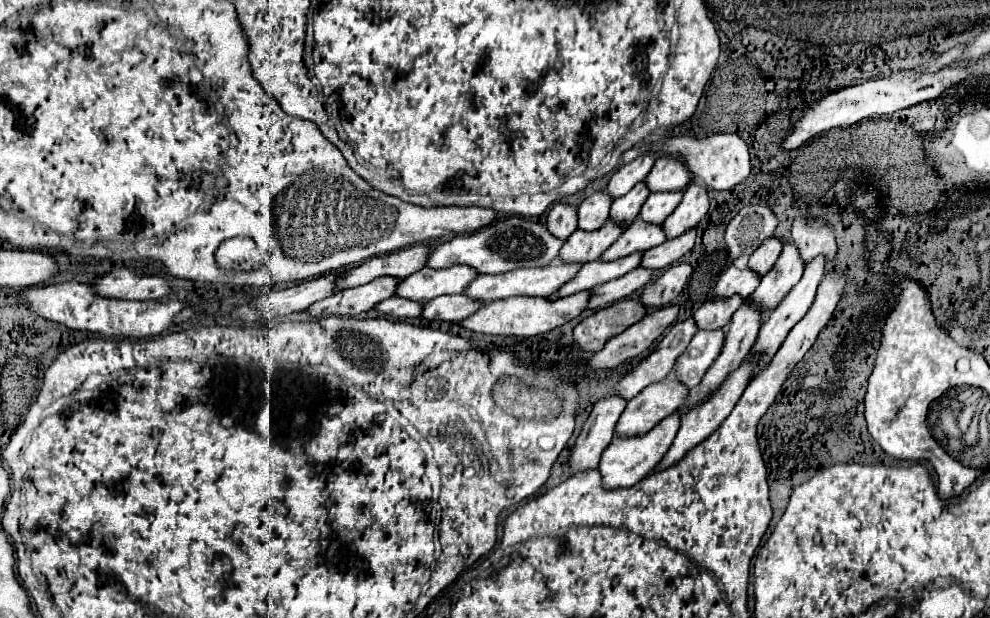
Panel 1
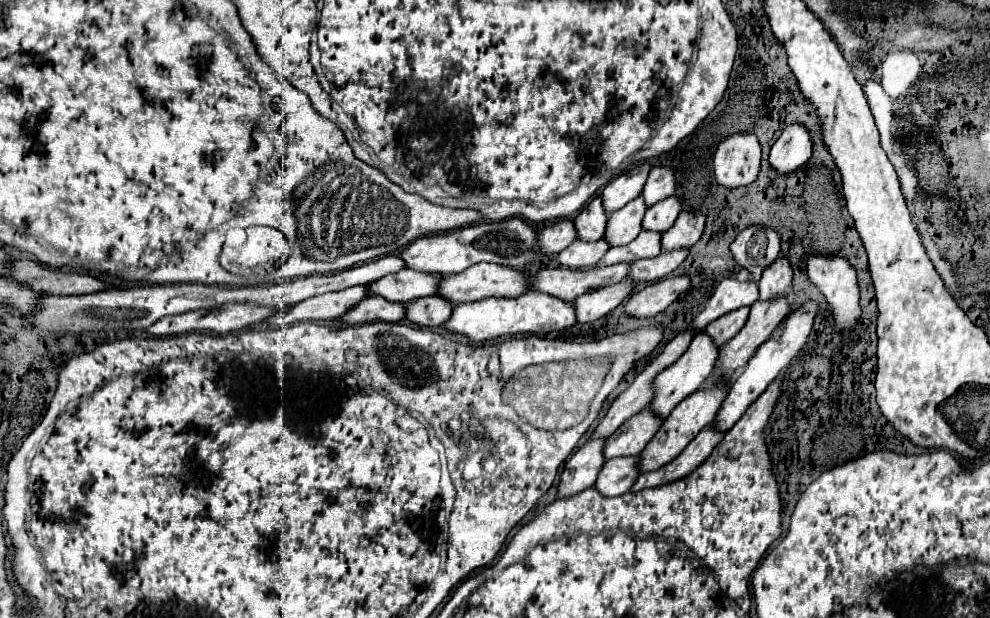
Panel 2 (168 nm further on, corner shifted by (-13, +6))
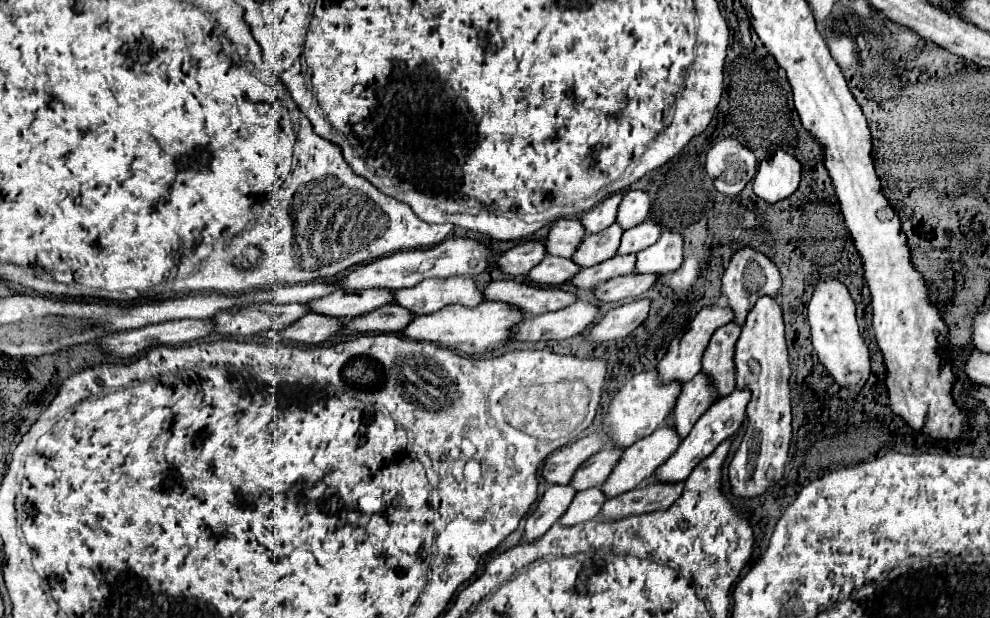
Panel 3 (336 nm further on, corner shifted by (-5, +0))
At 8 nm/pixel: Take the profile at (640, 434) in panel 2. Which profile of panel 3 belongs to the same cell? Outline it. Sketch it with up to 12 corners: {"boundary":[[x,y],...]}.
{"boundary":[[602,448],[576,470],[570,486],[580,492],[604,484],[620,448]]}

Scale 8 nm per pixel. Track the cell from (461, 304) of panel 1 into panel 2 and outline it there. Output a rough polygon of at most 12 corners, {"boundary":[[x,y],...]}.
{"boundary":[[442,296],[406,304],[406,320],[418,326],[442,326],[454,304]]}

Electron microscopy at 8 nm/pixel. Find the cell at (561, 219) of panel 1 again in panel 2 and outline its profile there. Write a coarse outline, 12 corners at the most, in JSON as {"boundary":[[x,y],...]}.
{"boundary":[[562,218],[540,232],[540,250],[558,254],[576,238]]}

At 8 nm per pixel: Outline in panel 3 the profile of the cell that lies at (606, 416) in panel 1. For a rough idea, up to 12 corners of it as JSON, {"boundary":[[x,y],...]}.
{"boundary":[[548,486],[528,516],[520,542],[534,542],[560,520],[574,494]]}

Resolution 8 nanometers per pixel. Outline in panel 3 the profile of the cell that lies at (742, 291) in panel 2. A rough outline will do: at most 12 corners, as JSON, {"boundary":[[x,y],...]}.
{"boundary":[[702,308],[658,362],[660,384],[690,382],[728,308]]}

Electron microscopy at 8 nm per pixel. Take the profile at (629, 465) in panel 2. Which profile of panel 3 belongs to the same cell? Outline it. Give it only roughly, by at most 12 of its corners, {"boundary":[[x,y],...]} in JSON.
{"boundary":[[600,488],[576,492],[558,524],[588,522],[600,512],[606,496]]}

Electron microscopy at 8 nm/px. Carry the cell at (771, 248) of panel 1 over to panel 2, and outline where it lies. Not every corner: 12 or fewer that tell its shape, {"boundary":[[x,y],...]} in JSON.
{"boundary":[[780,256],[762,272],[760,300],[788,294],[792,266]]}

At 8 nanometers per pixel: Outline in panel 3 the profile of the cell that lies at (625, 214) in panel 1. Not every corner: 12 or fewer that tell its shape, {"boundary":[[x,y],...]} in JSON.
{"boundary":[[612,224],[584,236],[572,256],[580,268],[612,258],[622,230]]}

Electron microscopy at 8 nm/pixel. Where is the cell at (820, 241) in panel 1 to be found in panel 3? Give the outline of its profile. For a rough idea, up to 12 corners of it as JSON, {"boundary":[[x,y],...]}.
{"boundary":[[838,280],[808,304],[814,350],[840,386],[862,390],[870,350]]}

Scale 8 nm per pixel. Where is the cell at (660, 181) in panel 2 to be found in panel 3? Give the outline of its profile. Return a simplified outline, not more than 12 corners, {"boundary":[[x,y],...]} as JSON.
{"boundary":[[628,190],[618,206],[622,230],[646,220],[650,198],[642,190]]}

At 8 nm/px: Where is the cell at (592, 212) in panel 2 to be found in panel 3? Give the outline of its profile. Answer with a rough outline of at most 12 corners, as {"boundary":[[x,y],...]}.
{"boundary":[[556,220],[544,240],[546,254],[570,258],[584,228]]}

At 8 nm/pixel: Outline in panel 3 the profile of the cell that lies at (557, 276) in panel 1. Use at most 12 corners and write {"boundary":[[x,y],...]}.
{"boundary":[[428,278],[394,292],[392,304],[432,314],[448,304],[476,306],[472,278]]}

